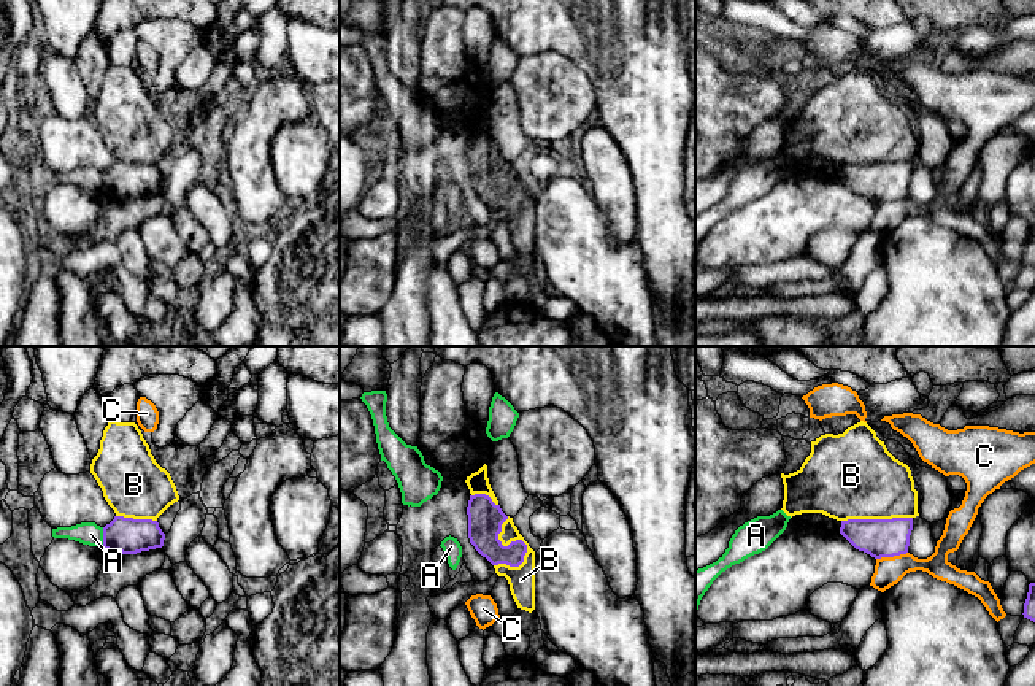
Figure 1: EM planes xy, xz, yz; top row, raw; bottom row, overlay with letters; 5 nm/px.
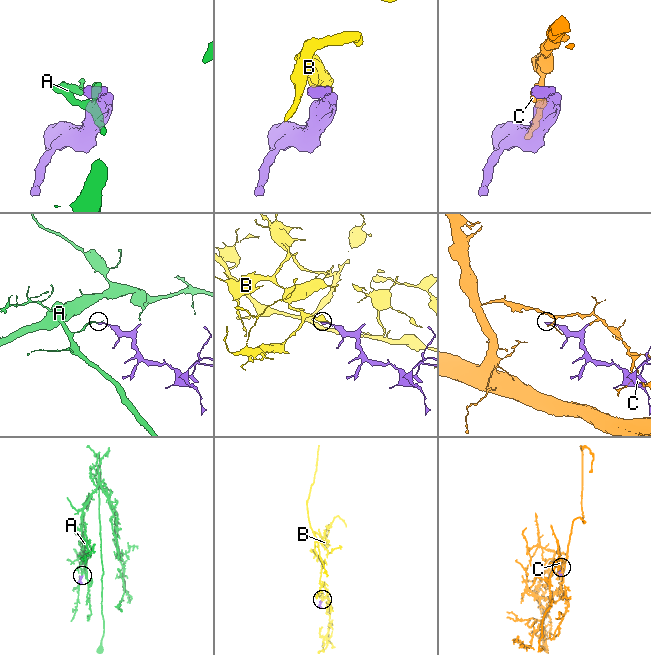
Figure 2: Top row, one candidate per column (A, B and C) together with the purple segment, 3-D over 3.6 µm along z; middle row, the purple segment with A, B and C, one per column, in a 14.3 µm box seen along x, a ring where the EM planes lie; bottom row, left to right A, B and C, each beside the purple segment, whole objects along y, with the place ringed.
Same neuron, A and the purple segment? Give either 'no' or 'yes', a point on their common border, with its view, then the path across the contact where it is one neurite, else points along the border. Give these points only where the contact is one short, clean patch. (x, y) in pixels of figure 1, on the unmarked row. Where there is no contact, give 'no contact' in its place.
no; meets purple in xy at (103, 180); border along xy (102, 172), (103, 188)

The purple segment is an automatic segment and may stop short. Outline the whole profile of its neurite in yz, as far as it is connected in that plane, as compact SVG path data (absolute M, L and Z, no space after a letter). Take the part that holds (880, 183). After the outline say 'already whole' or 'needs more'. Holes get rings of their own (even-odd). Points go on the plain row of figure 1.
M913 162L848 164L840 178L859 195L875 203L908 197Z | already whole

